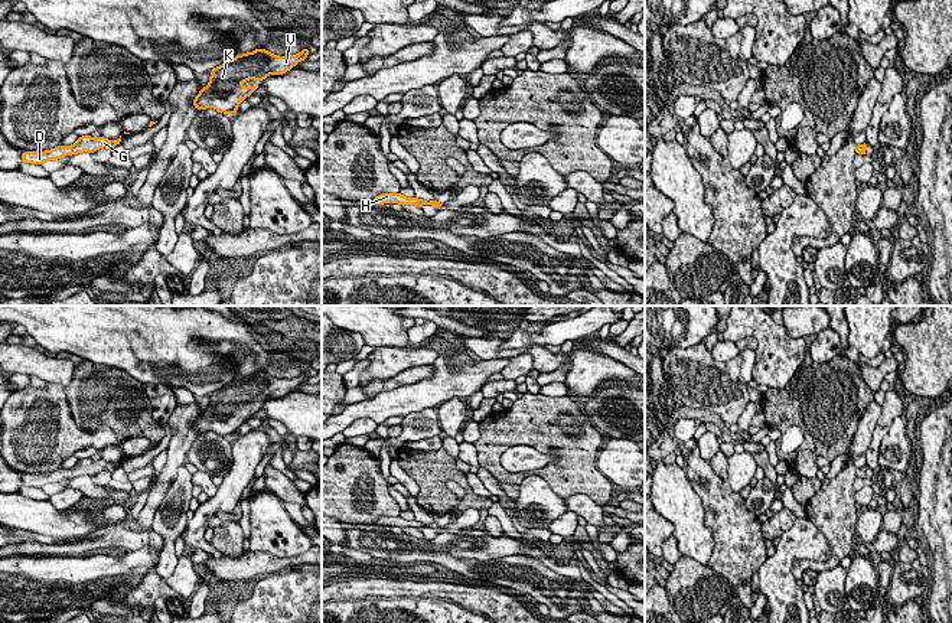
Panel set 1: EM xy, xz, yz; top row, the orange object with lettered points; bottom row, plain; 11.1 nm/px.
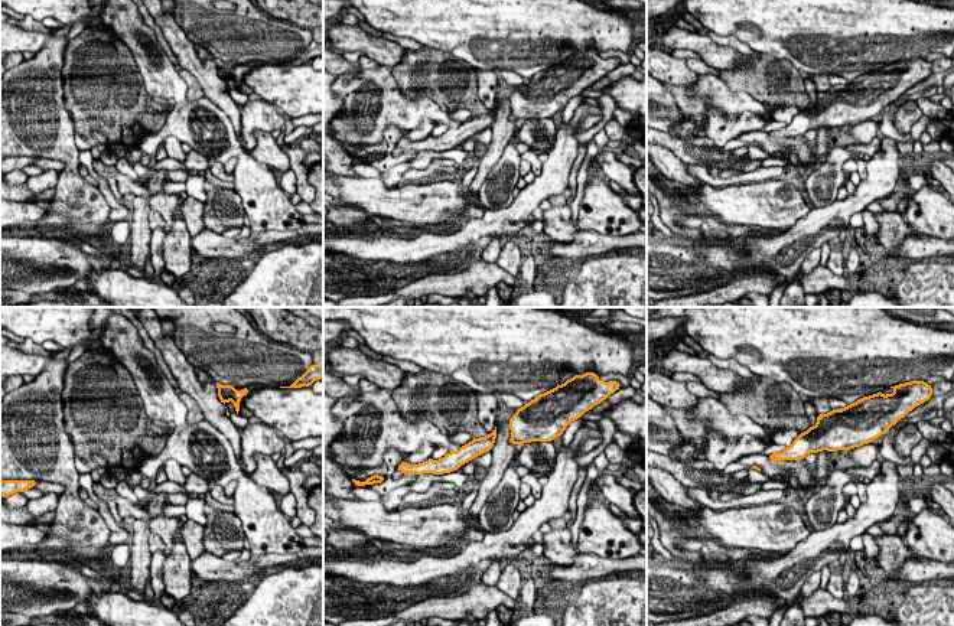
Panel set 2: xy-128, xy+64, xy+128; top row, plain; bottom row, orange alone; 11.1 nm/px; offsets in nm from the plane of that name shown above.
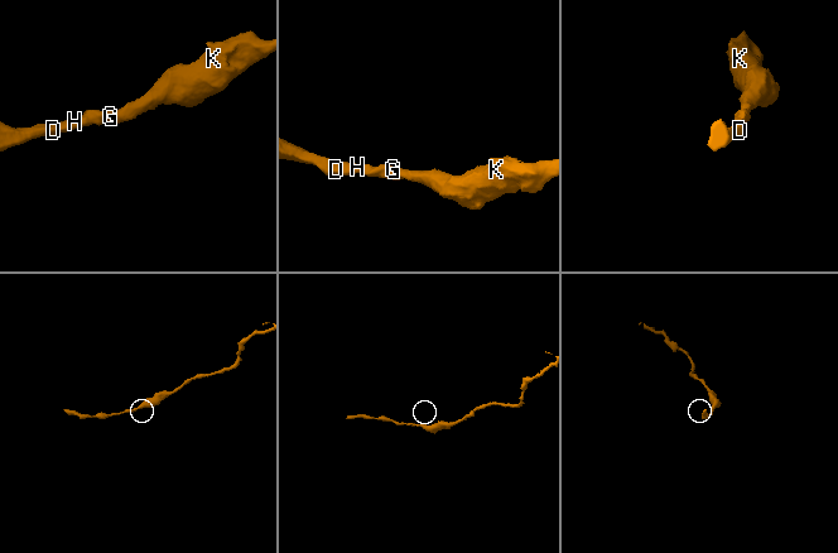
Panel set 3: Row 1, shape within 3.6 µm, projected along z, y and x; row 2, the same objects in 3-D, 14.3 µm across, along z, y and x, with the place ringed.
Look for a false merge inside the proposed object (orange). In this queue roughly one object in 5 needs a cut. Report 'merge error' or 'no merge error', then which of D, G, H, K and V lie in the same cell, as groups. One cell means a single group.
no merge error | D G H K V

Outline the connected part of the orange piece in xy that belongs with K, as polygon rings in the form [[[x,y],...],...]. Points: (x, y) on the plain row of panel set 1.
[[[265,372],[237,378],[211,394],[209,405],[193,423],[196,433],[213,431],[218,436],[235,437],[238,428],[258,410],[242,410],[248,402],[264,404],[268,398],[284,398],[299,385],[307,382],[309,372],[280,379]]]

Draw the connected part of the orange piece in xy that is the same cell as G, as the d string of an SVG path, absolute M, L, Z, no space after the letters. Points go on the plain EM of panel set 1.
M81 459L72 469L58 469L45 474L23 474L23 486L43 487L46 483L58 483L63 479L72 479L78 476L94 476L102 470L113 473L117 467L121 467L121 459L117 463L108 463L105 460Z

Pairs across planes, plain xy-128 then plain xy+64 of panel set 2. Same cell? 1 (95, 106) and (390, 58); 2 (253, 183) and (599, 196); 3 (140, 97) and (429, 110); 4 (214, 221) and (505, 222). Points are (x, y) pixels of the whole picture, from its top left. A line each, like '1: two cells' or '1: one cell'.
1: two cells
2: one cell
3: two cells
4: two cells

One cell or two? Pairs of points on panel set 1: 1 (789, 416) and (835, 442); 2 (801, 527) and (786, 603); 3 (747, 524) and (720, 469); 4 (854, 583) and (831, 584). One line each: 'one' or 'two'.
1: one
2: one
3: two
4: two

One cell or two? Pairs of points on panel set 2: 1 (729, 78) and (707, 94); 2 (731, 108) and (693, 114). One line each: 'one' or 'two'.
1: two
2: one

